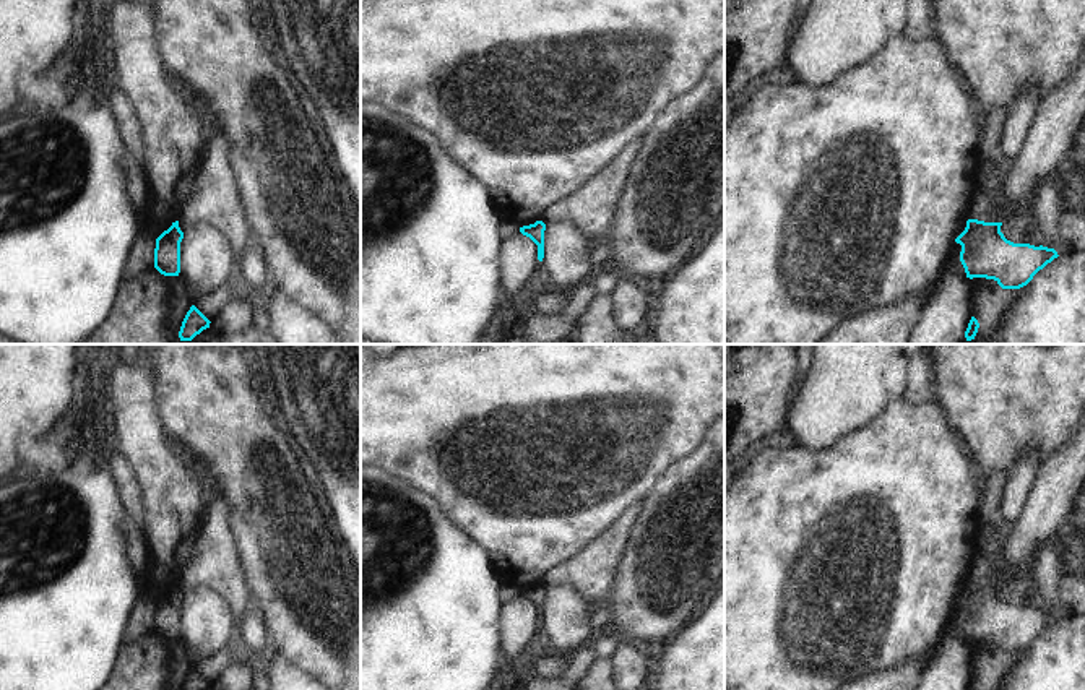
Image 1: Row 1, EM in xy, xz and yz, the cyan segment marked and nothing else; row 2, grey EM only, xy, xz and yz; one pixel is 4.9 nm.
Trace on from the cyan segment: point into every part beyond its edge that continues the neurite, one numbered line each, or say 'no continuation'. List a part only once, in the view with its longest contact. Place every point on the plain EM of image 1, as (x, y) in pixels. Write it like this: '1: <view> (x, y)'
no continuation

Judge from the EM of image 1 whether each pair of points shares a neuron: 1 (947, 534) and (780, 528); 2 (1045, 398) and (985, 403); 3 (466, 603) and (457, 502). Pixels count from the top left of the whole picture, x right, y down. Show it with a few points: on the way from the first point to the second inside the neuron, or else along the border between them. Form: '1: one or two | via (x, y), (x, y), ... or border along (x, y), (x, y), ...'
1: one | via (905, 517), (871, 491), (837, 499), (822, 512)
2: one | via (1030, 398), (999, 398)
3: two | border along (436, 499), (437, 505), (488, 554)

